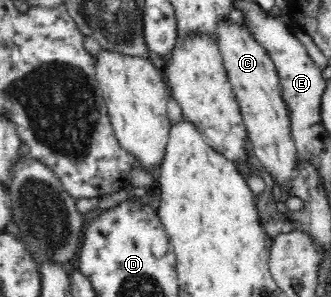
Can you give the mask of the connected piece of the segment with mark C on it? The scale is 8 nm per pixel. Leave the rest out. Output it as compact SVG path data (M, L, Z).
M229 17L222 21L217 45L246 125L250 150L278 186L291 186L296 173L296 145L290 134L290 115L281 94L279 74L270 55L248 33L244 23L238 26Z

